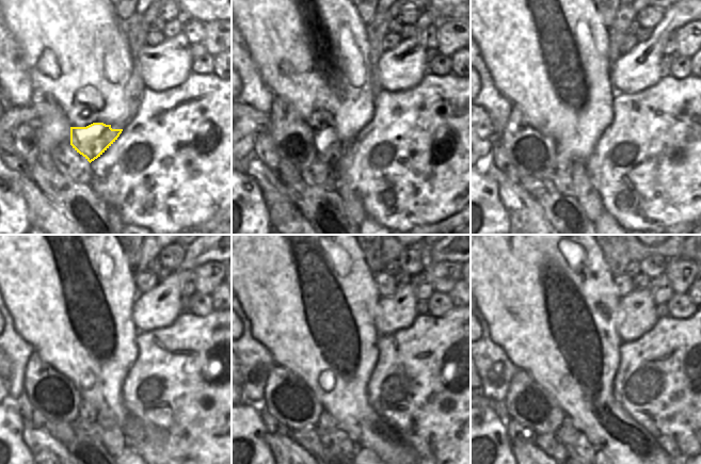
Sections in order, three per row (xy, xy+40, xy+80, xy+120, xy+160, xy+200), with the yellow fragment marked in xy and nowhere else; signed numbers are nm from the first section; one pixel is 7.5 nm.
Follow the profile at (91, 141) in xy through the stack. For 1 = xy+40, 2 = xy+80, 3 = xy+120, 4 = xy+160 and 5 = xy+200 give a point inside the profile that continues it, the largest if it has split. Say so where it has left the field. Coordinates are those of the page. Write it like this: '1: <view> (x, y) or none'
1: xy+40 (329, 147)
2: xy+80 (563, 165)
3: xy+120 (86, 412)
4: xy+160 (328, 429)
5: xy+200 (567, 434)

